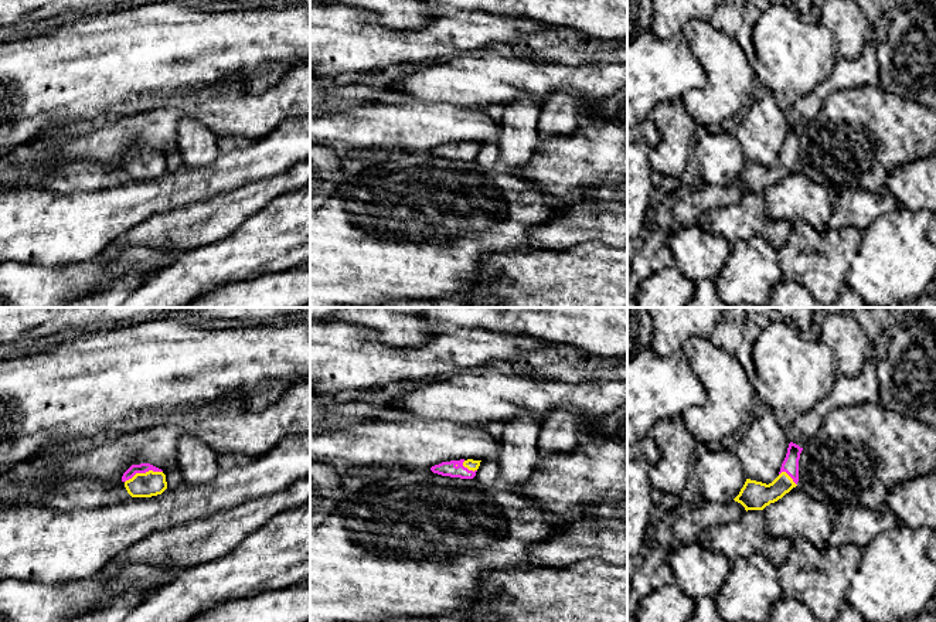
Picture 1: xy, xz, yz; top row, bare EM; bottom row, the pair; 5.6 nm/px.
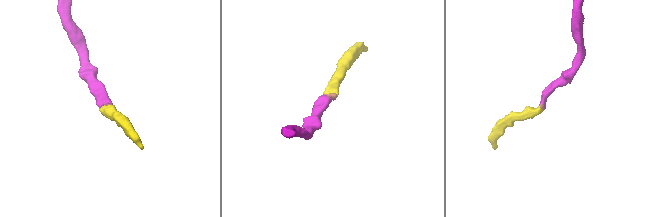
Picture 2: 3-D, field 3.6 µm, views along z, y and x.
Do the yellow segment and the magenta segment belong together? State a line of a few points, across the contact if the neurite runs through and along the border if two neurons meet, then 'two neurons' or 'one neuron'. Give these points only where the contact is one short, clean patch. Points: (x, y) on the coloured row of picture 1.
xy (142, 485), (143, 473), (142, 468) | one neuron

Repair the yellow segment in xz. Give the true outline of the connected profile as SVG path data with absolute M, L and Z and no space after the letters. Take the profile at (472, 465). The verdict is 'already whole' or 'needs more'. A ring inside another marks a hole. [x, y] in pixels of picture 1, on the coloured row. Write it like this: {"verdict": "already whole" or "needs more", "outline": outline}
{"verdict": "needs more", "outline": "M473 459L442 462L439 465L432 466L430 470L442 476L473 479L480 466L480 462L481 460L473 460Z"}

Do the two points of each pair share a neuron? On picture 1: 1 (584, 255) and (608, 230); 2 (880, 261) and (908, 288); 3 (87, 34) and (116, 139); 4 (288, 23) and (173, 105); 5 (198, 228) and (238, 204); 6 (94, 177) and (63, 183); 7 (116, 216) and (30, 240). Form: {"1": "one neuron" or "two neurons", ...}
{"1": "two neurons", "2": "one neuron", "3": "two neurons", "4": "two neurons", "5": "one neuron", "6": "one neuron", "7": "one neuron"}

